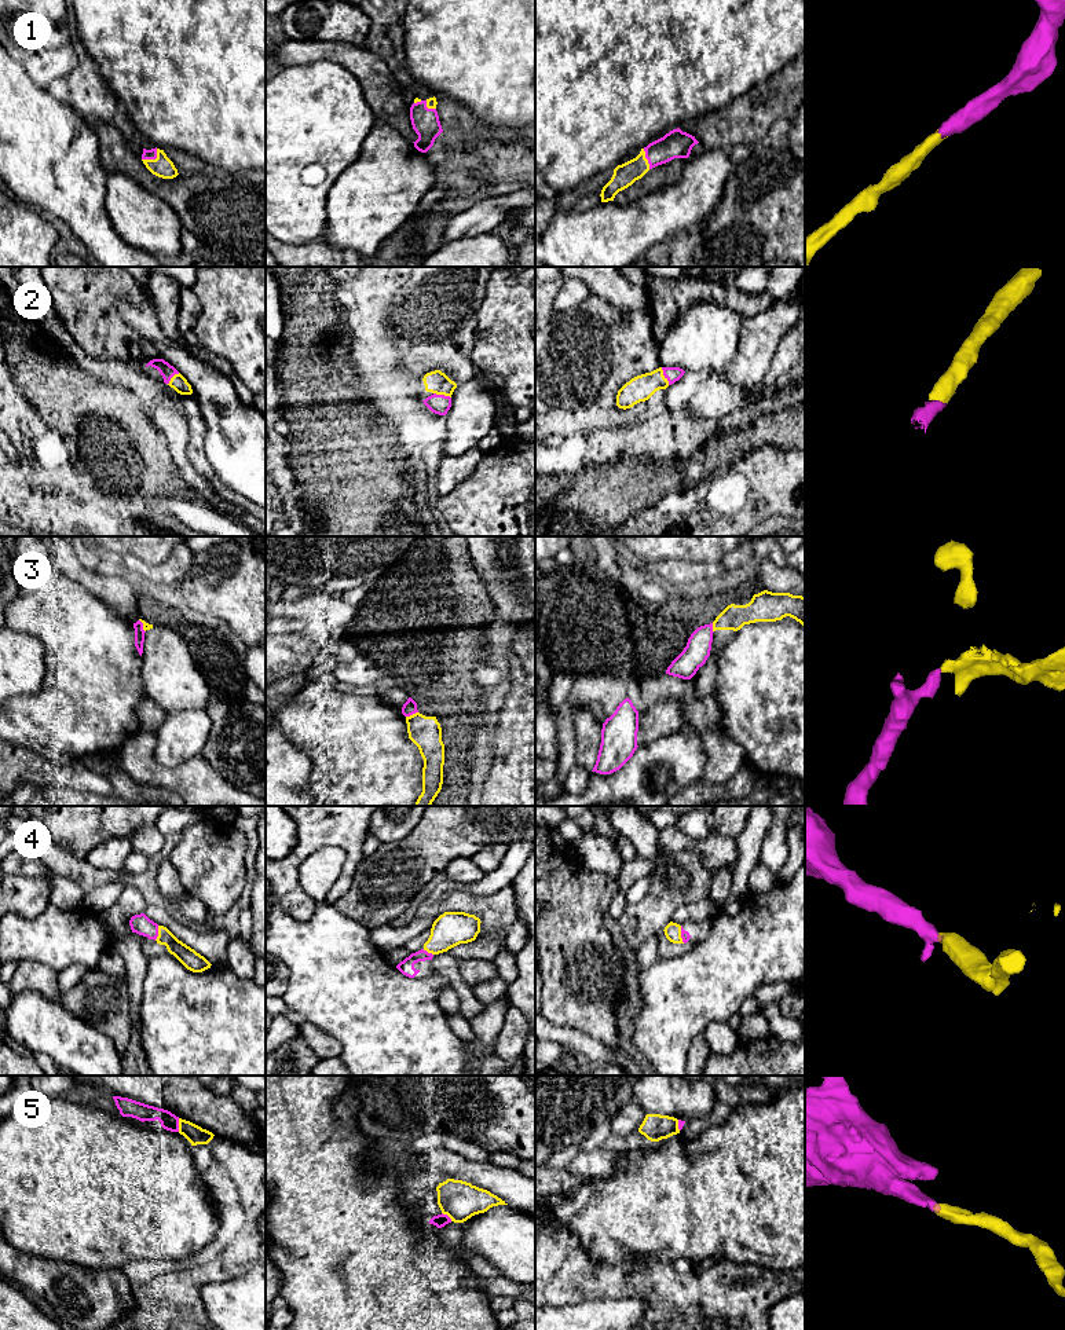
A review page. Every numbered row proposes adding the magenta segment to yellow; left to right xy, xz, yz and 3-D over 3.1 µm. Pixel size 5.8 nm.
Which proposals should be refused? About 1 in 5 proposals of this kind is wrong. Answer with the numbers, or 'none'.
3

